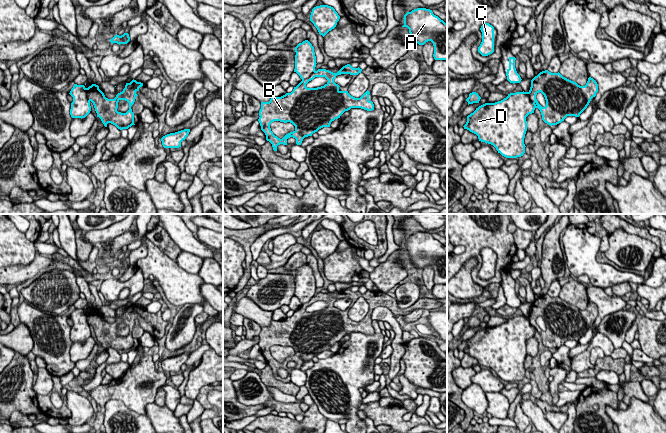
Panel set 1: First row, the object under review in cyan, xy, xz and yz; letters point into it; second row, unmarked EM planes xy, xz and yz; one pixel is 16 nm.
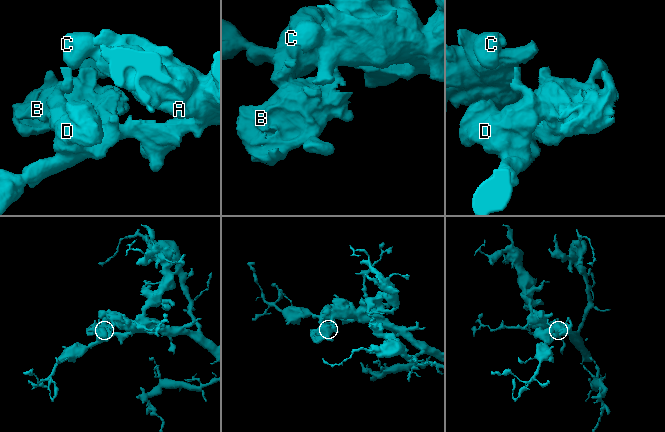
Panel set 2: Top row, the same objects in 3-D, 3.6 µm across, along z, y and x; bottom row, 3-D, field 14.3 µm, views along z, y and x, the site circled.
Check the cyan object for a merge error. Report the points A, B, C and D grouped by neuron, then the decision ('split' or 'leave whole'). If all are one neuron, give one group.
A C D / B | split

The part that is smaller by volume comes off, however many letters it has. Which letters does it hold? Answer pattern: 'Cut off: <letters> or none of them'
Cut off: B

